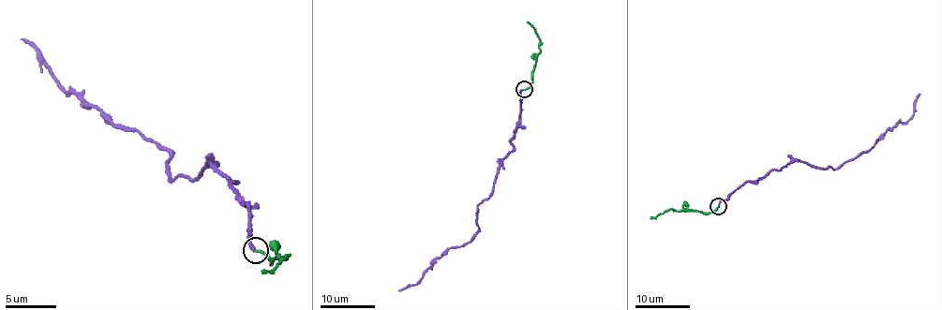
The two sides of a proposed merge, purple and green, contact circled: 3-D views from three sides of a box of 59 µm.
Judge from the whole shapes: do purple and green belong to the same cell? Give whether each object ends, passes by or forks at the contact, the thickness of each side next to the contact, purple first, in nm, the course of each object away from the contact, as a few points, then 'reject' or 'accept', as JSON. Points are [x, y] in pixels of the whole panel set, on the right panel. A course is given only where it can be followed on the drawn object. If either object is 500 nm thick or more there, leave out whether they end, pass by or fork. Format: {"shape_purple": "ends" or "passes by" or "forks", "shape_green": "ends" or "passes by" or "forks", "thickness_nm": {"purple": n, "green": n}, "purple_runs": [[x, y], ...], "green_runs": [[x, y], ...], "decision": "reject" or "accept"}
{"shape_purple": "ends", "shape_green": "ends", "thickness_nm": {"purple": 200, "green": 180}, "purple_runs": [[718, 207], [745, 182], [756, 182], [789, 162], [834, 169], [859, 156], [913, 114], [919, 94]], "green_runs": [[718, 207], [713, 212], [666, 209], [650, 217]], "decision": "accept"}

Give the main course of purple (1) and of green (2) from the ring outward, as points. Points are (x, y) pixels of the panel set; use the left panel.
1: (255, 251), (234, 182), (209, 164), (197, 177), (169, 180), (163, 149), (67, 93), (21, 39)
2: (255, 251), (270, 261), (286, 258), (286, 256), (273, 269), (261, 271)

